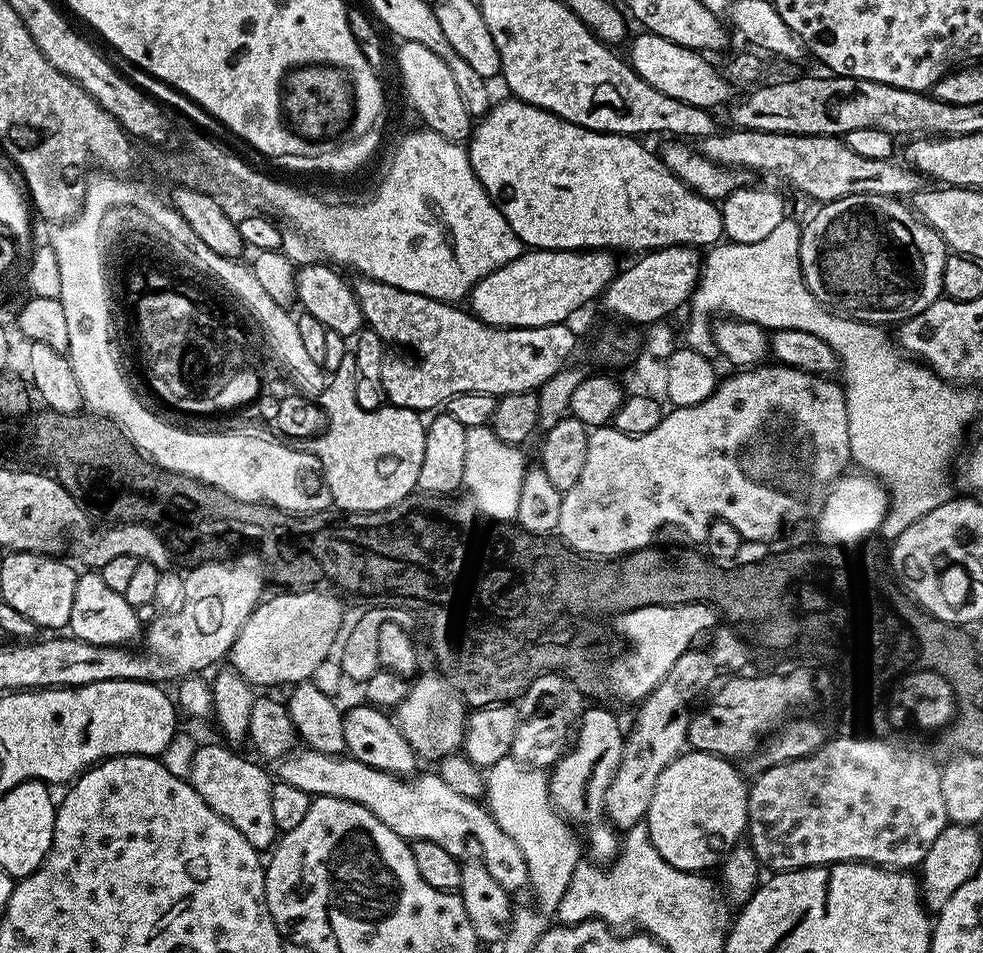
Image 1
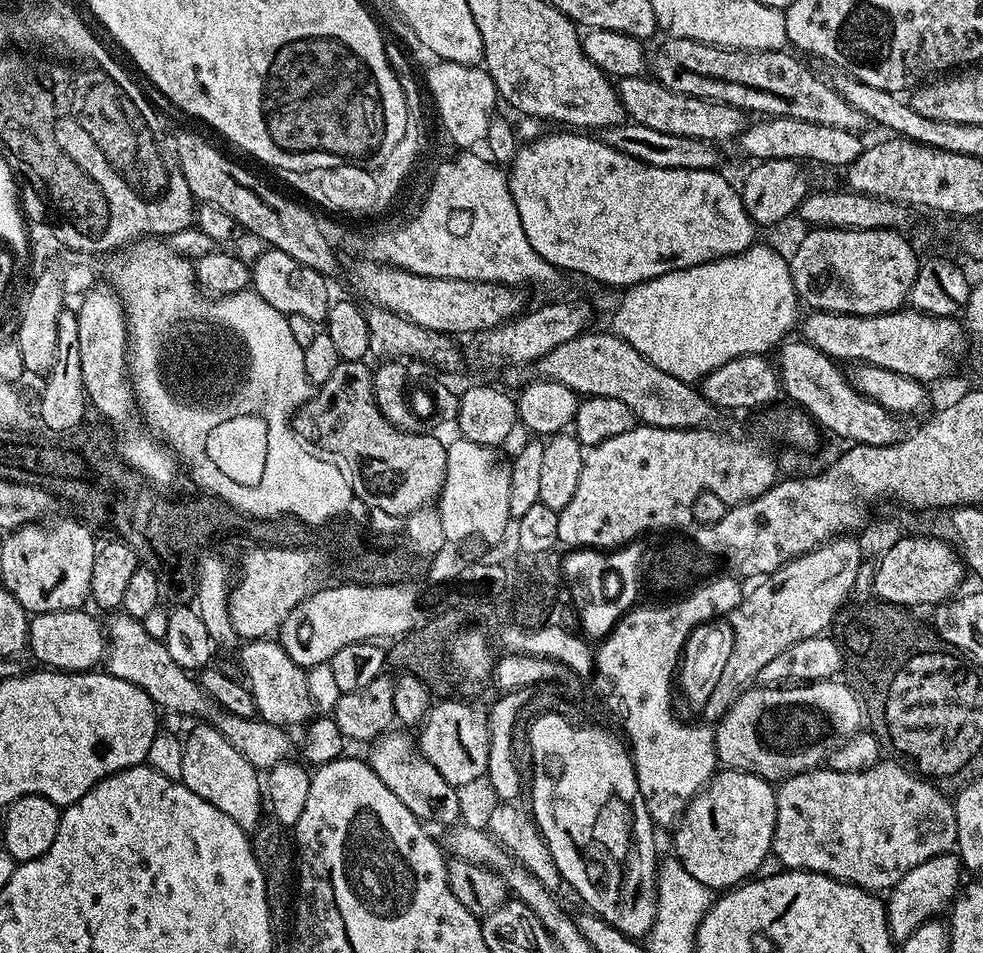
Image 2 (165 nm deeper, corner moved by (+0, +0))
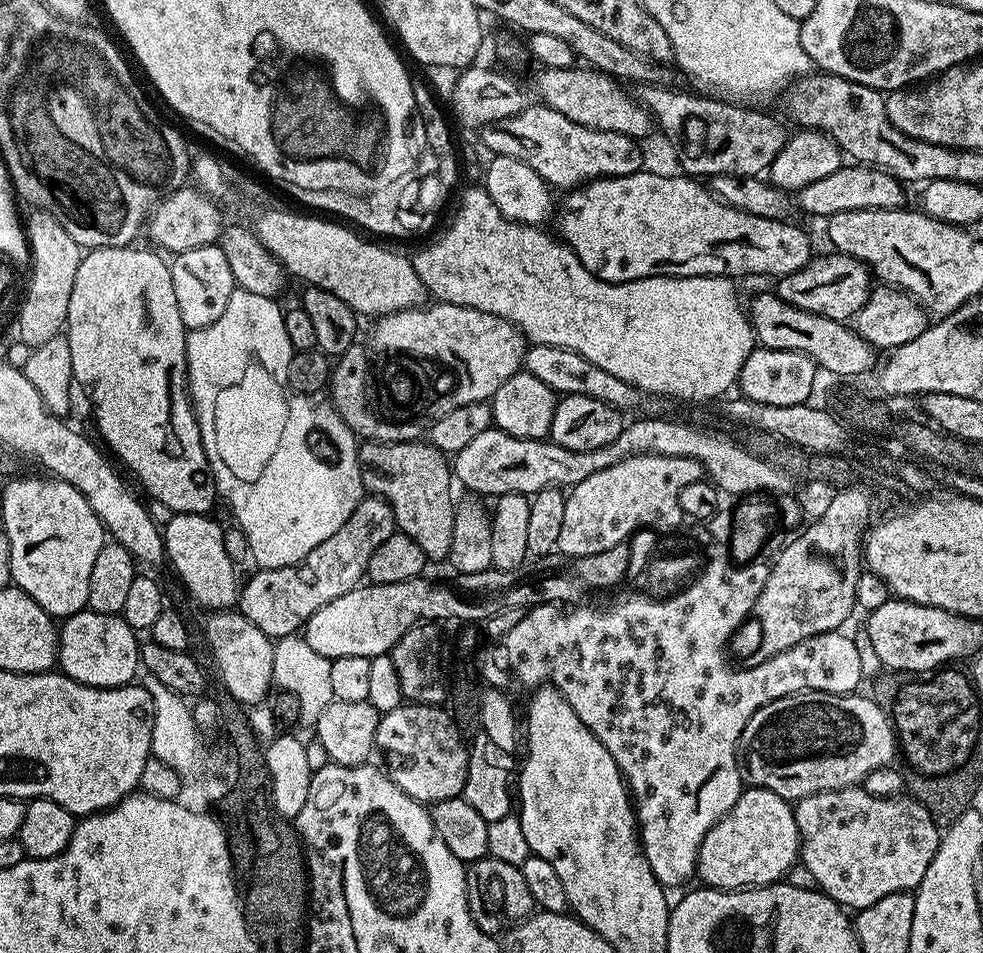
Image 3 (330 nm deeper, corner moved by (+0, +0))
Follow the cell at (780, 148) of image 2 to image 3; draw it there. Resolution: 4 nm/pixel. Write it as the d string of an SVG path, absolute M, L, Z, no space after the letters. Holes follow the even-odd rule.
M642 84L635 89L634 95L652 113L655 127L674 144L682 172L693 178L711 178L722 174L760 176L767 173L774 158L778 158L778 150L782 150L782 146L788 141L789 129L784 129L774 117L767 116L764 113L767 111L759 107L733 104L708 94L695 96L692 92L671 92L672 90L668 86Z

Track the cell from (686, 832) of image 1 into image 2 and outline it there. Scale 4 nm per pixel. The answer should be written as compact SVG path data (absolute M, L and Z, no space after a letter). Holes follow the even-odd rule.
M731 770L717 771L710 783L688 803L688 808L675 825L676 852L675 859L702 886L713 890L731 890L756 876L762 858L772 851L774 826L776 825L776 788L760 776L749 772Z

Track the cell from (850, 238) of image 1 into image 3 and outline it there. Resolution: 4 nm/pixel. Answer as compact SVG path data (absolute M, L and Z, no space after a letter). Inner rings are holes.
M820 256L808 261L802 270L789 276L779 277L775 281L774 291L782 302L798 306L798 310L806 310L814 314L822 314L831 320L851 321L862 310L874 280L868 265L853 256Z

